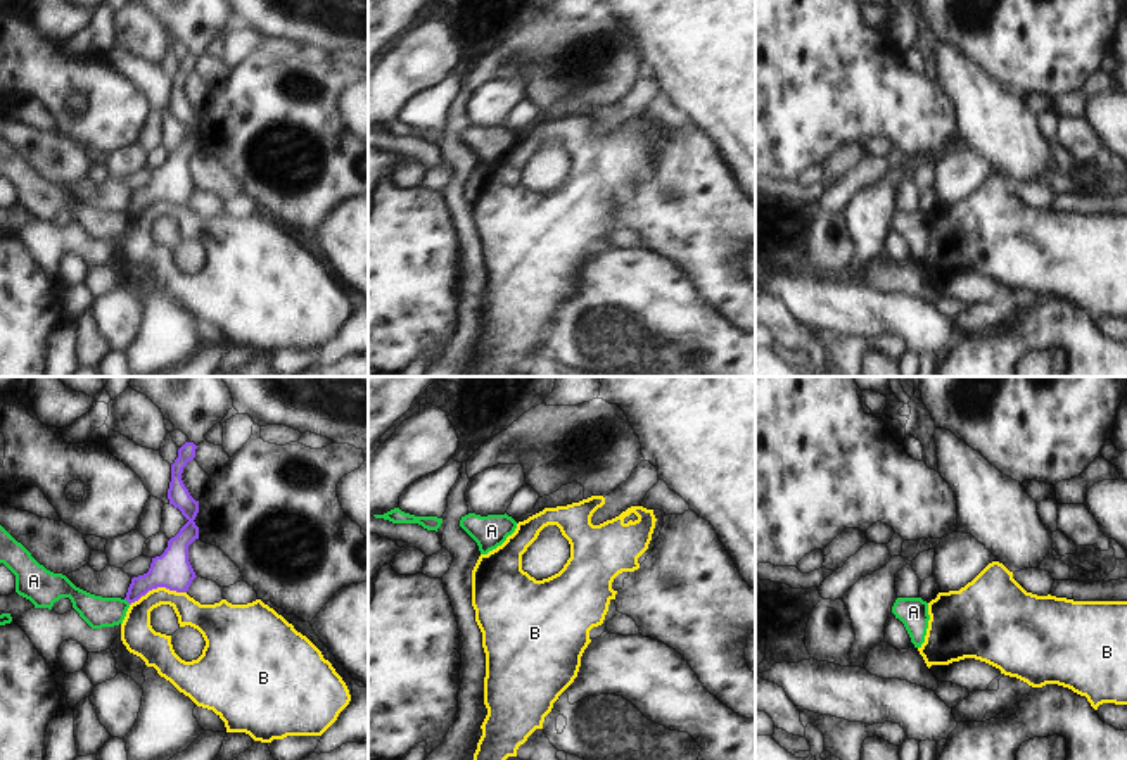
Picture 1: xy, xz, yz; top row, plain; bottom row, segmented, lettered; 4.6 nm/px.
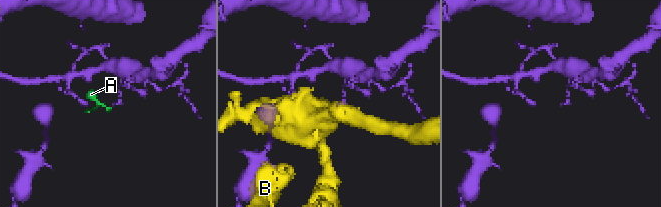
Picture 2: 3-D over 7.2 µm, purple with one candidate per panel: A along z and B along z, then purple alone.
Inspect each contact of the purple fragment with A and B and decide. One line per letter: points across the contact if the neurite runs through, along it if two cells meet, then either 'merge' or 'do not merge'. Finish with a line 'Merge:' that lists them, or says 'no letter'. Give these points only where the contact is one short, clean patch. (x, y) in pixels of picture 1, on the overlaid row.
A: border along xy (125, 598), (130, 603); do not merge
B: do not merge
Merge: no letter

